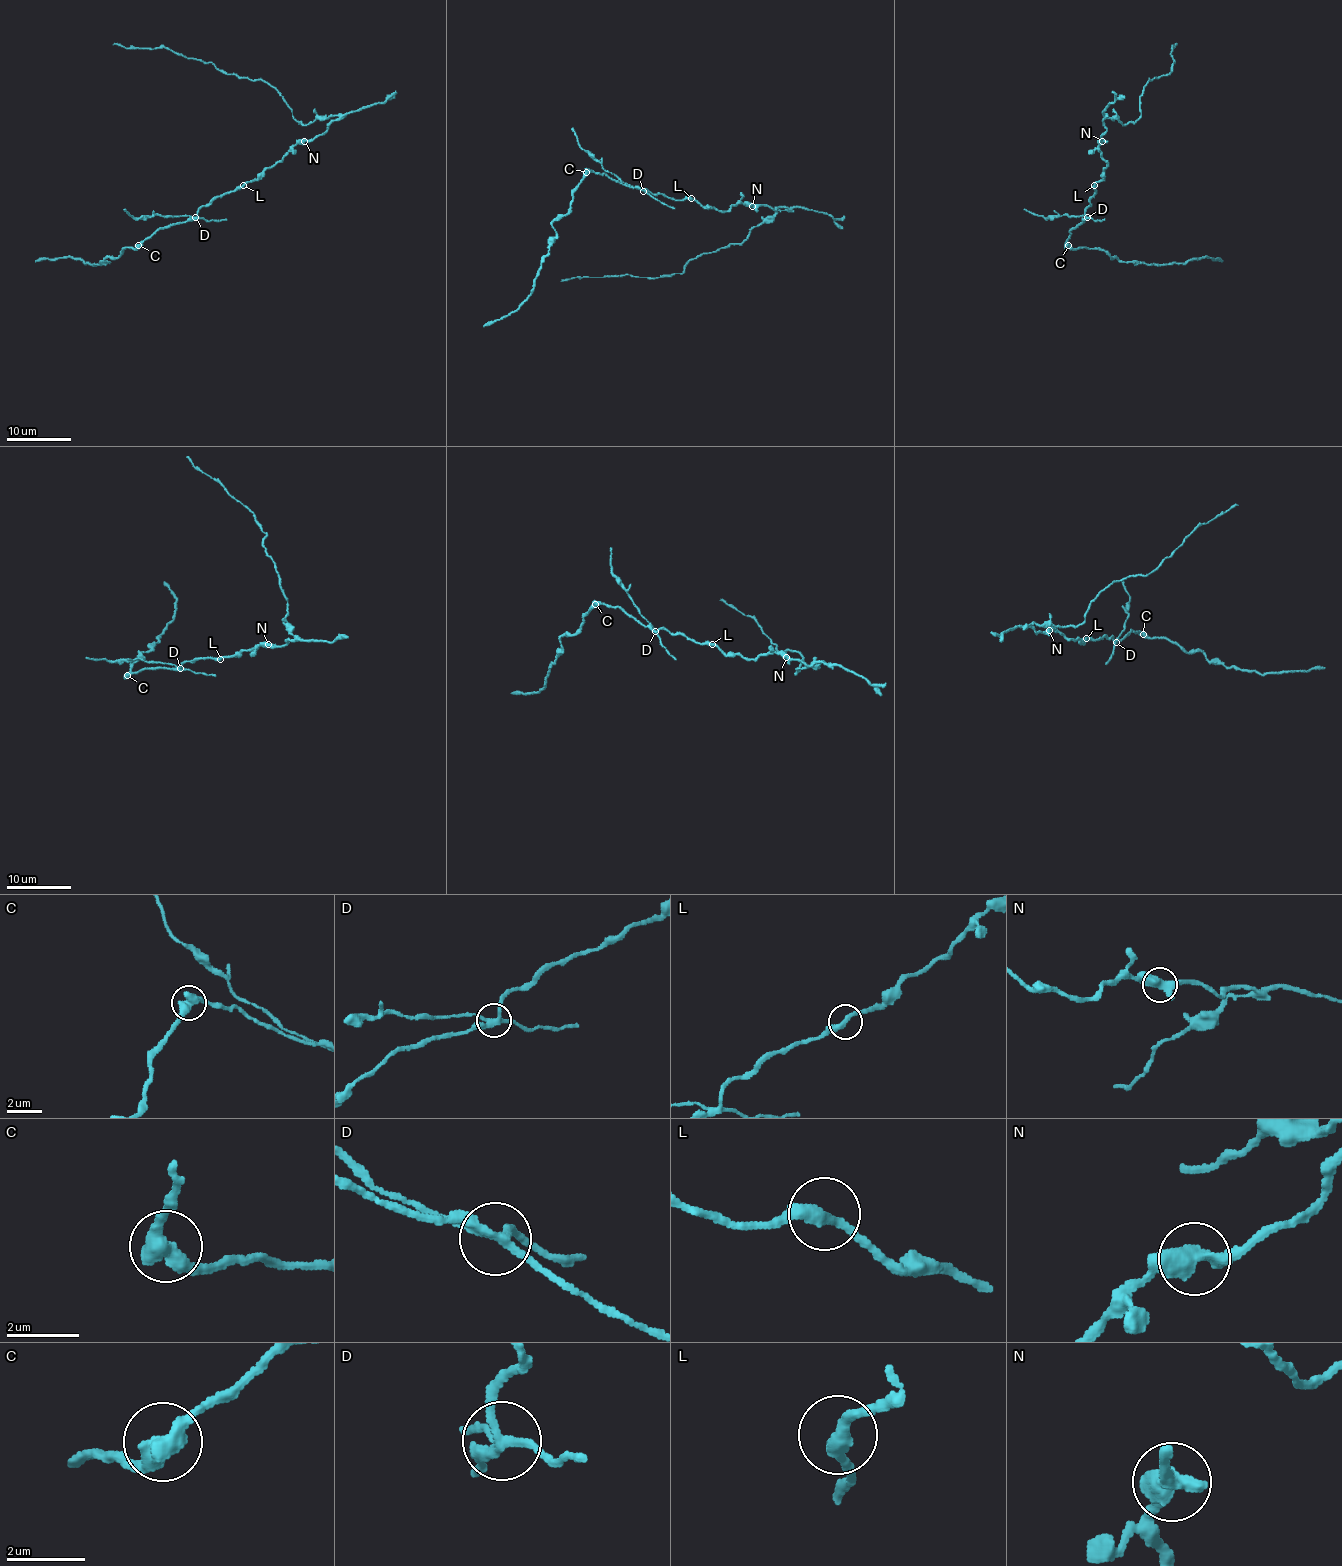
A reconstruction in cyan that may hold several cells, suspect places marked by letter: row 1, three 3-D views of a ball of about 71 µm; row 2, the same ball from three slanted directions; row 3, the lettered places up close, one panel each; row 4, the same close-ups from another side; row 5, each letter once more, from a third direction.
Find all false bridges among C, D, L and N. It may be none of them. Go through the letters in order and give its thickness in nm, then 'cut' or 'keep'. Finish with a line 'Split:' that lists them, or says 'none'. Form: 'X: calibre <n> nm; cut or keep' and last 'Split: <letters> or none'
C: calibre 500 nm; cut
D: calibre 240 nm; cut
L: calibre 320 nm; keep
N: calibre 500 nm; keep
Split: C, D

